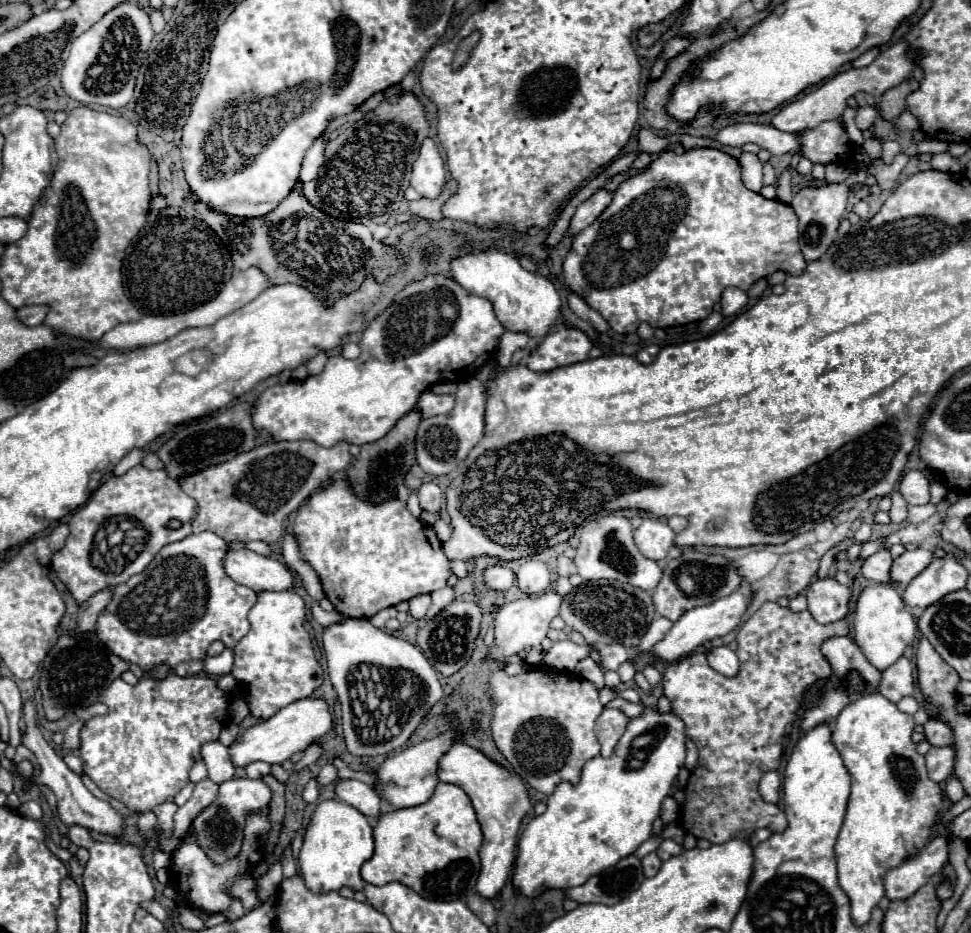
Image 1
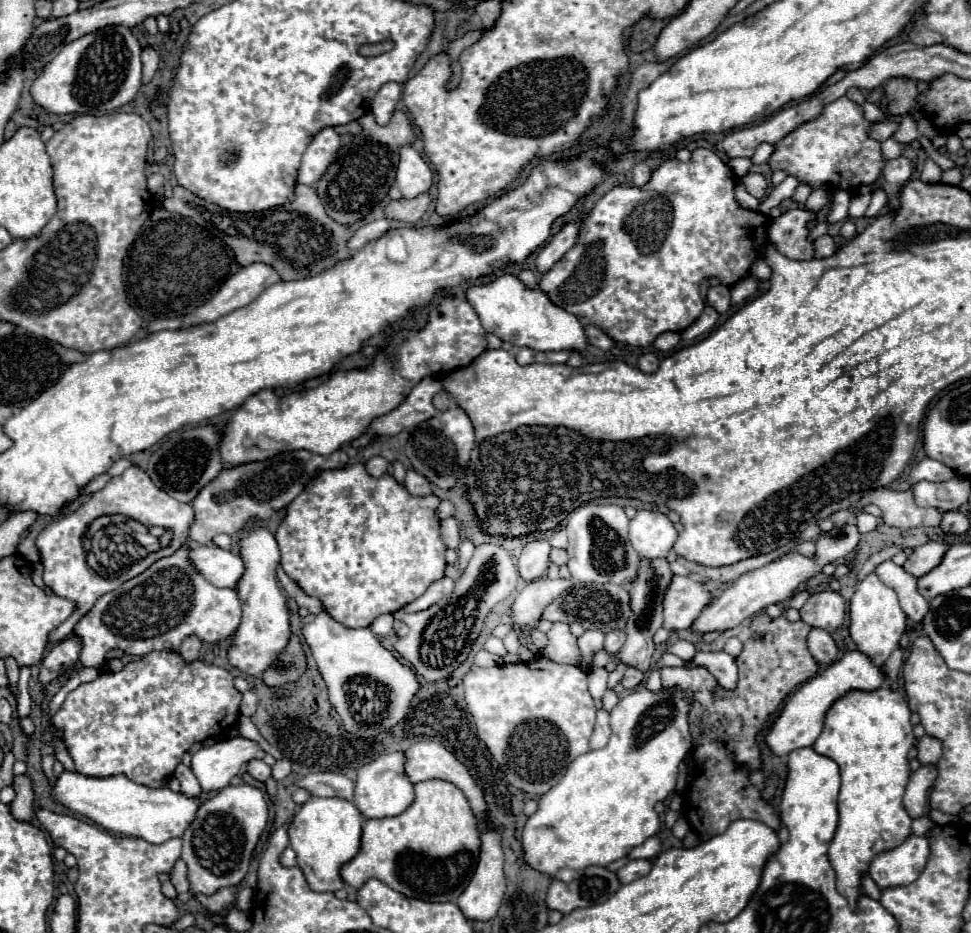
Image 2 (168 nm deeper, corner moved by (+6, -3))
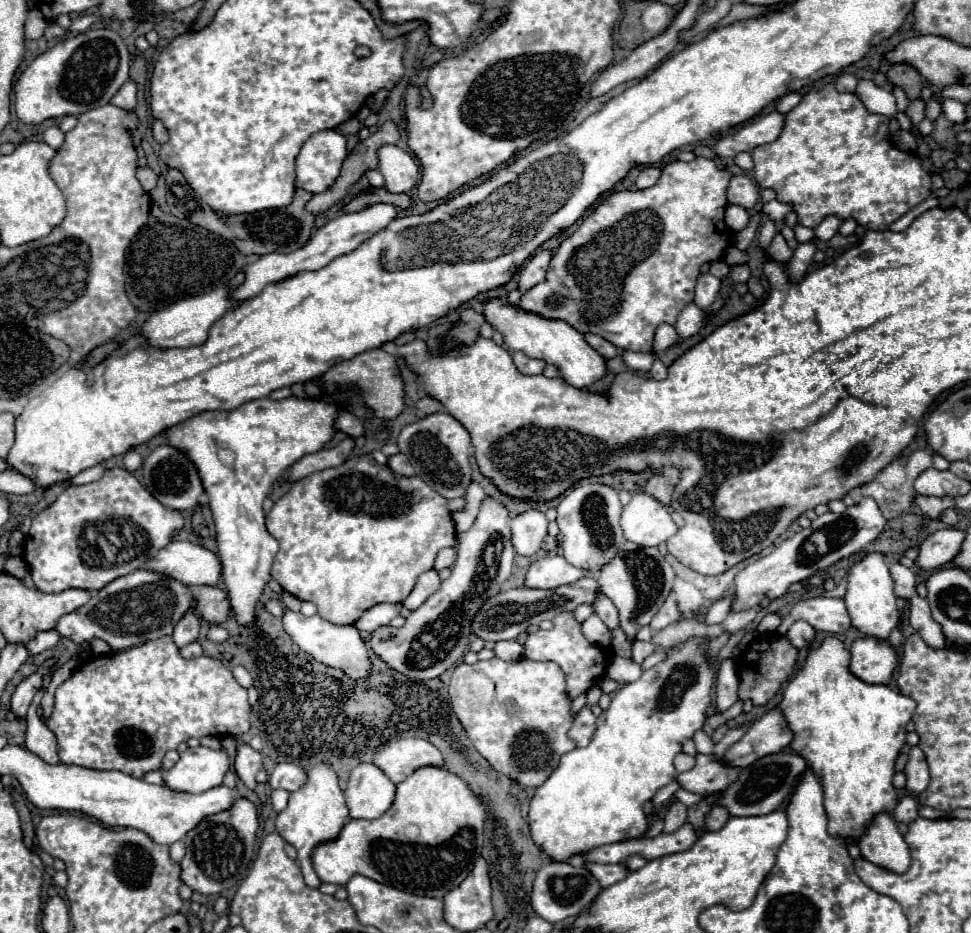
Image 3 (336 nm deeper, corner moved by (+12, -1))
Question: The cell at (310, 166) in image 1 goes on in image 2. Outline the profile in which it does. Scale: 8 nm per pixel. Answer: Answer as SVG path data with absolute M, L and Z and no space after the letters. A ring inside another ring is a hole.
M332 127L318 131L312 137L312 141L302 157L302 165L298 171L298 183L316 185L320 181L320 177L326 173L326 169L330 167L330 161L334 161L334 157L338 155L340 145L342 145L340 137Z

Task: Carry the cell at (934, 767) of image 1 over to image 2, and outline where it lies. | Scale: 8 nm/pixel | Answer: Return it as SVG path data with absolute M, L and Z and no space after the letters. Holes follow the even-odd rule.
M924 765L910 777L910 783L904 795L904 809L912 819L918 819L926 813L926 801L928 801L932 783L936 781L936 773L938 773L936 767Z

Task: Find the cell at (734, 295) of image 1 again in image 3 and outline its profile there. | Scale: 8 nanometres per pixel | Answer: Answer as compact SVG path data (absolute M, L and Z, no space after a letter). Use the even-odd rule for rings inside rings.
M704 273L698 277L698 283L696 283L696 299L694 303L702 309L708 309L718 297L720 297L720 287L722 287L722 281L716 279L714 275L710 273Z

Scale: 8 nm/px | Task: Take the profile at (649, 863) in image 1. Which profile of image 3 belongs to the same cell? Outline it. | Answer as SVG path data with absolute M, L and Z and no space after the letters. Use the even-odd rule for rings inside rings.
M586 863L588 871L592 871L592 875L596 875L596 879L600 881L602 887L614 885L618 881L622 881L630 871L626 865L600 865L600 863Z

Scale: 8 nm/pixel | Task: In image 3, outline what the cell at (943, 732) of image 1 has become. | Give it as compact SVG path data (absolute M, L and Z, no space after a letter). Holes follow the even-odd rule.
M912 747L910 753L908 753L908 765L904 769L906 773L906 789L908 793L912 795L920 795L926 787L928 787L928 781L930 781L930 775L928 775L928 763L926 763L926 757L922 753L920 747Z

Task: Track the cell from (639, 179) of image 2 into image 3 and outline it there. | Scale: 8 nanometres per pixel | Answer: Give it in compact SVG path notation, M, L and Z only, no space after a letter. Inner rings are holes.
M644 167L636 179L636 189L646 189L652 187L660 177L660 169L658 167Z

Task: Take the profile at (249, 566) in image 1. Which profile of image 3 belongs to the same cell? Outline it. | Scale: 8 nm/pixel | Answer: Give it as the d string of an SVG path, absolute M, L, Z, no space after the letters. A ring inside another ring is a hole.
M172 541L150 563L148 569L172 575L188 585L218 585L222 563L218 555L198 543Z

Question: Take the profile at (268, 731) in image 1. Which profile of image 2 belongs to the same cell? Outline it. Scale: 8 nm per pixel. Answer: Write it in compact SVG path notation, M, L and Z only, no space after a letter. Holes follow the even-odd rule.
M234 737L218 741L210 747L202 747L192 755L192 771L206 795L222 791L238 775L244 763L250 759L262 759L264 751L258 743L246 737Z

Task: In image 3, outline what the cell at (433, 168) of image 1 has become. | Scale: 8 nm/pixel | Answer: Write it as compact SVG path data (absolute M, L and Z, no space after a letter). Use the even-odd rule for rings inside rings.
M384 145L378 151L380 171L390 193L408 193L420 181L420 169L414 157L398 145Z

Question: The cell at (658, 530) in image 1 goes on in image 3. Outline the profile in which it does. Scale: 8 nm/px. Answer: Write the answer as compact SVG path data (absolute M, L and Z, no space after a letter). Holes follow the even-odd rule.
M636 493L622 511L624 537L640 547L658 547L676 535L670 513L648 493Z

